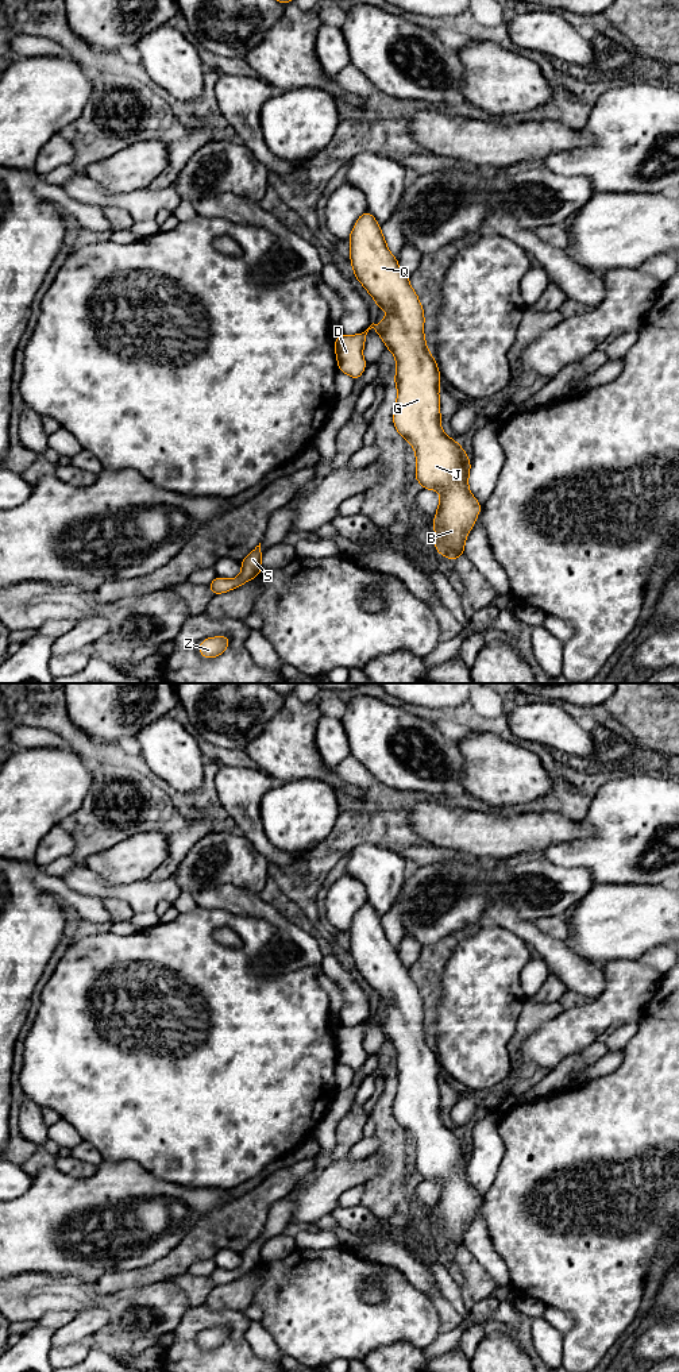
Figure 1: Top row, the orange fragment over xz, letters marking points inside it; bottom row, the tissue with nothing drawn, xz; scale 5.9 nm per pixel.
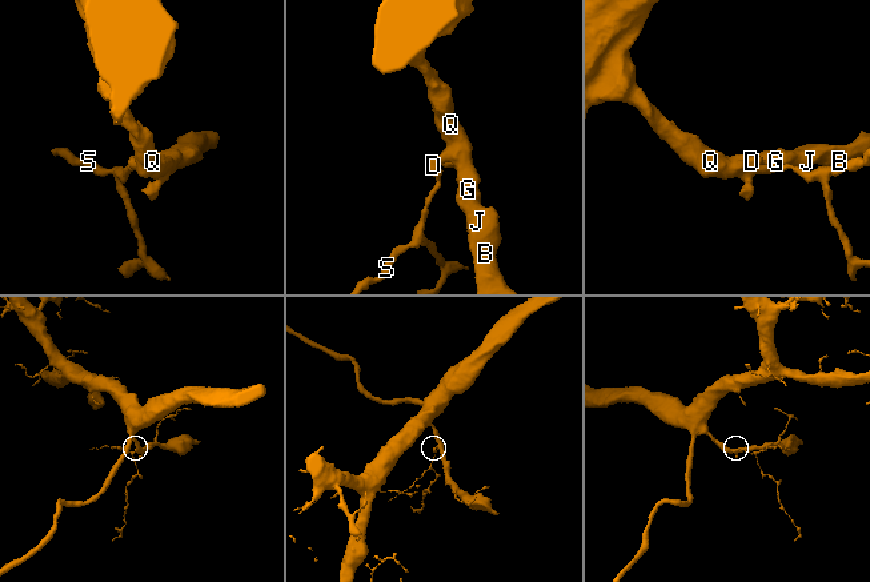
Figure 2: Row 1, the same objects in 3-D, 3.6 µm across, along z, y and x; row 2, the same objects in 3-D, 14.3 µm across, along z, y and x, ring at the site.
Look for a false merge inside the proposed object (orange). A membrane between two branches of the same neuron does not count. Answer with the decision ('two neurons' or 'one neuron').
one neuron

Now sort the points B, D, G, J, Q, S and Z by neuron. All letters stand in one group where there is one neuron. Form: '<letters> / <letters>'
B D G J Q S Z

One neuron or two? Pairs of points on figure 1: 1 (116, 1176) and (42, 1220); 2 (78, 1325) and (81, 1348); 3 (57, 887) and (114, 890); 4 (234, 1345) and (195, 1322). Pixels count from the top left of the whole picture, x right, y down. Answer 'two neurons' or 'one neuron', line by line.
1: one neuron
2: two neurons
3: two neurons
4: one neuron

